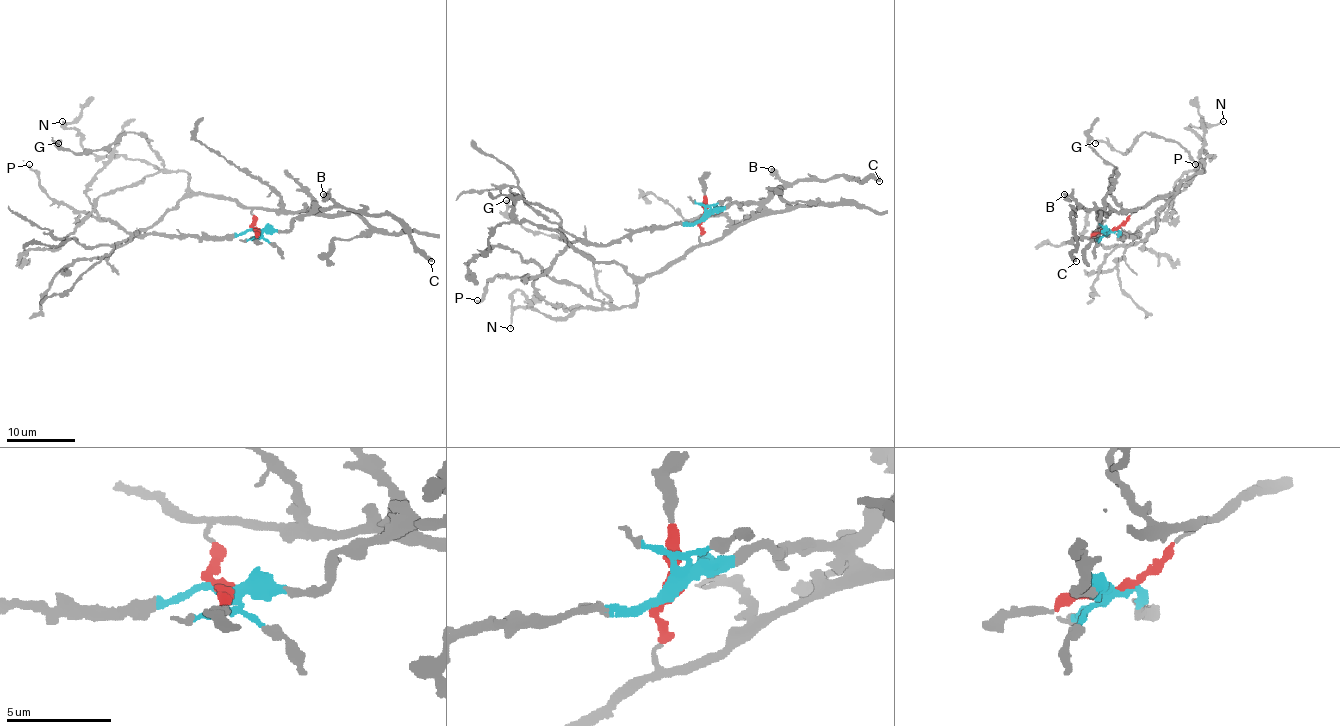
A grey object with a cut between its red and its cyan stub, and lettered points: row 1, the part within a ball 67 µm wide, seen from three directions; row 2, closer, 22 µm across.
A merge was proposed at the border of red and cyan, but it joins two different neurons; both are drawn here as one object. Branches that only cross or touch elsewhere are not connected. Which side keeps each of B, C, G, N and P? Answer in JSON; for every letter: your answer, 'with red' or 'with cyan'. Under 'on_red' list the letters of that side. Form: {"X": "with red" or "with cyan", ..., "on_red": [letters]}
{"B": "with cyan", "C": "with cyan", "G": "with red", "N": "with red", "P": "with cyan", "on_red": ["G", "N"]}

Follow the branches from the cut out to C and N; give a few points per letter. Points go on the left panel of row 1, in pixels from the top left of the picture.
C: (256, 231), (285, 231), (295, 219), (332, 207), (366, 210), (369, 214), (394, 217), (409, 240), (431, 260)
N: (256, 229), (251, 210), (232, 198), (197, 195), (183, 171), (89, 152), (63, 121)

